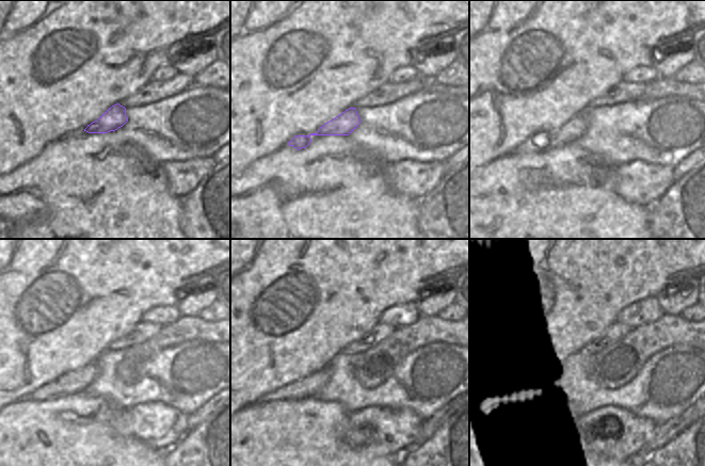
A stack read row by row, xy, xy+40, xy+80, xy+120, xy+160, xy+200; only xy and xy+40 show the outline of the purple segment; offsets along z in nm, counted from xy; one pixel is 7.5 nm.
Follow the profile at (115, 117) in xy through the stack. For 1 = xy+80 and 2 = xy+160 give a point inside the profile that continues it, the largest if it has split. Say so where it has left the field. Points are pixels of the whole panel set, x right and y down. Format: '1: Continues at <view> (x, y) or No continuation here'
1: Continues at xy+80 (573, 129)
2: Continues at xy+160 (306, 387).

